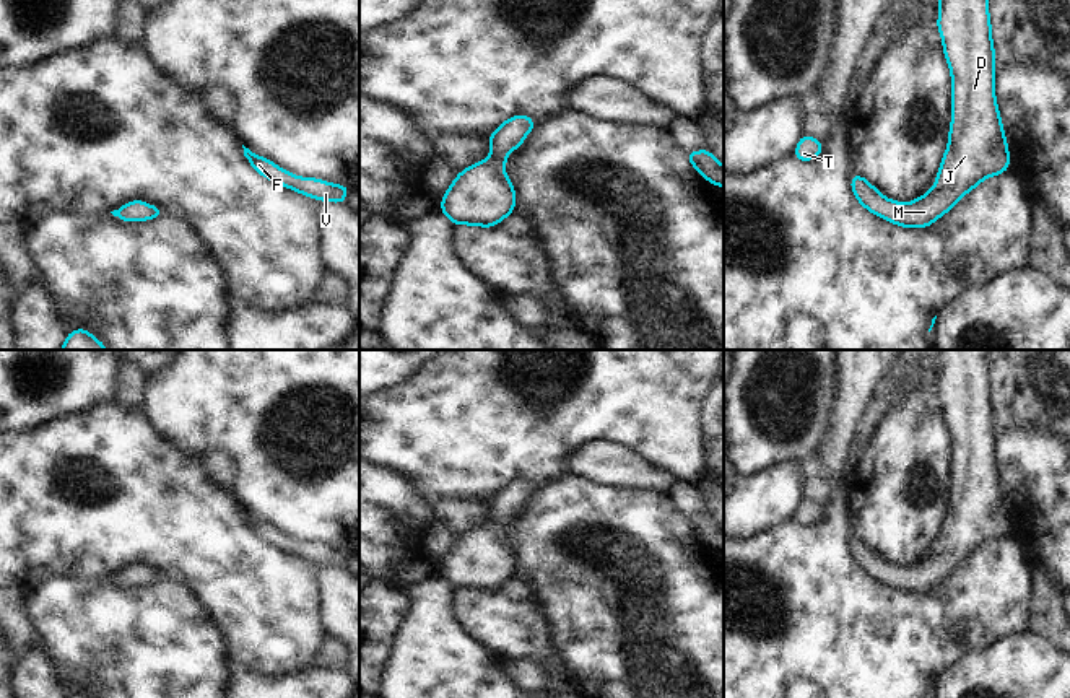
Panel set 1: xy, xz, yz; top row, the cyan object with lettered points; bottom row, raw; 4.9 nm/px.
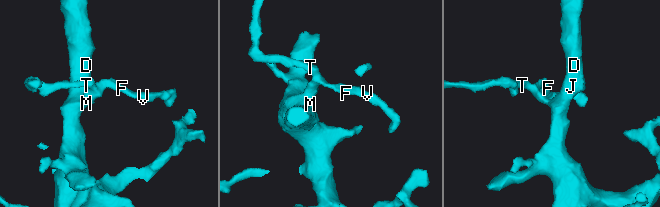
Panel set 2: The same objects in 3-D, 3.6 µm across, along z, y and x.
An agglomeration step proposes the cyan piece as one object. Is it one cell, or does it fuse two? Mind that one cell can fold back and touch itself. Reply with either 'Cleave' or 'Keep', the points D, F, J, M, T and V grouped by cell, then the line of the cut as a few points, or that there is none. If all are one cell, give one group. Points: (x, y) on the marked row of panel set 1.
Keep. Groups: D F J M T V. No split.

